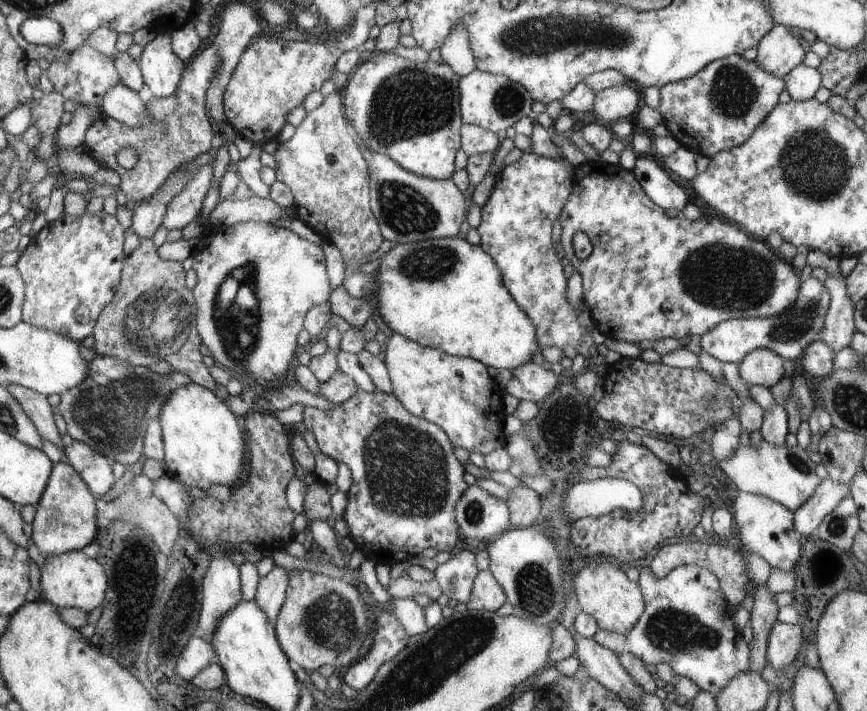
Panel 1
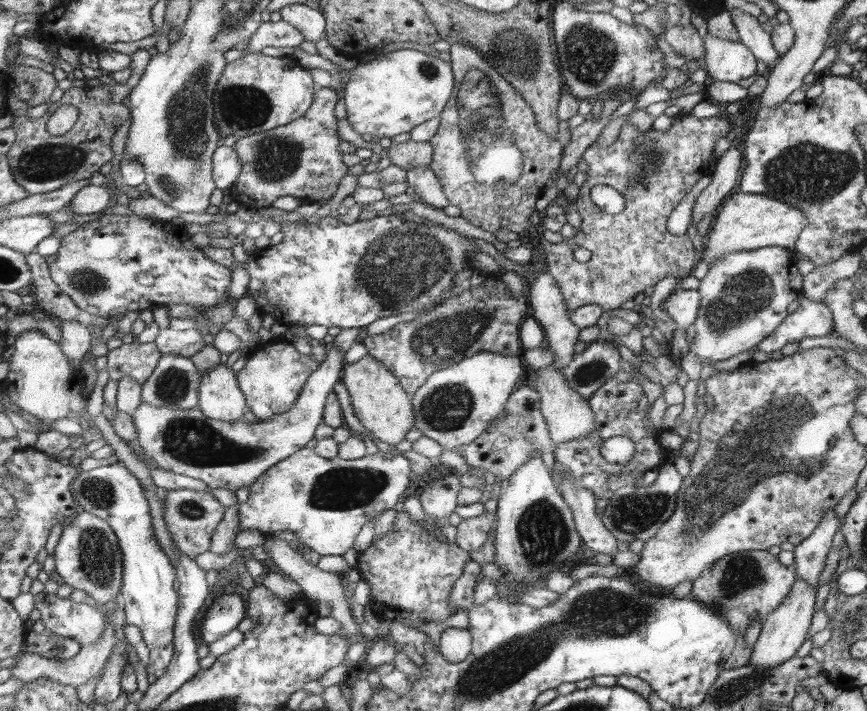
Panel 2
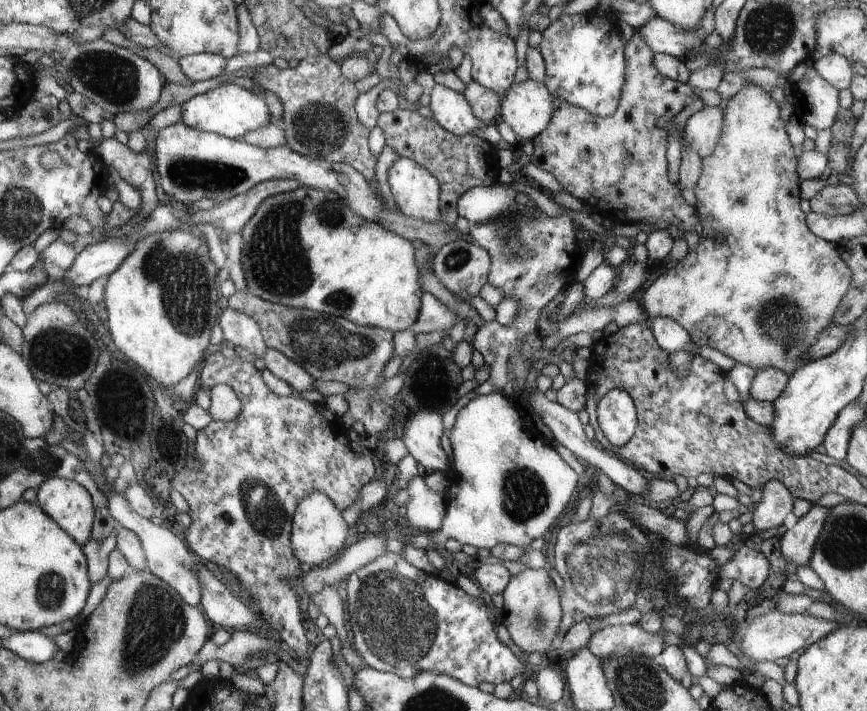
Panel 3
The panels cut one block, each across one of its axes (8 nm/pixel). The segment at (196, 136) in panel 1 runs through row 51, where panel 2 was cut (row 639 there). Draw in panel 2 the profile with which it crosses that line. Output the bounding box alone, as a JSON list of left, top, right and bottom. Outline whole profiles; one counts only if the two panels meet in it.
[200,592,247,646]

